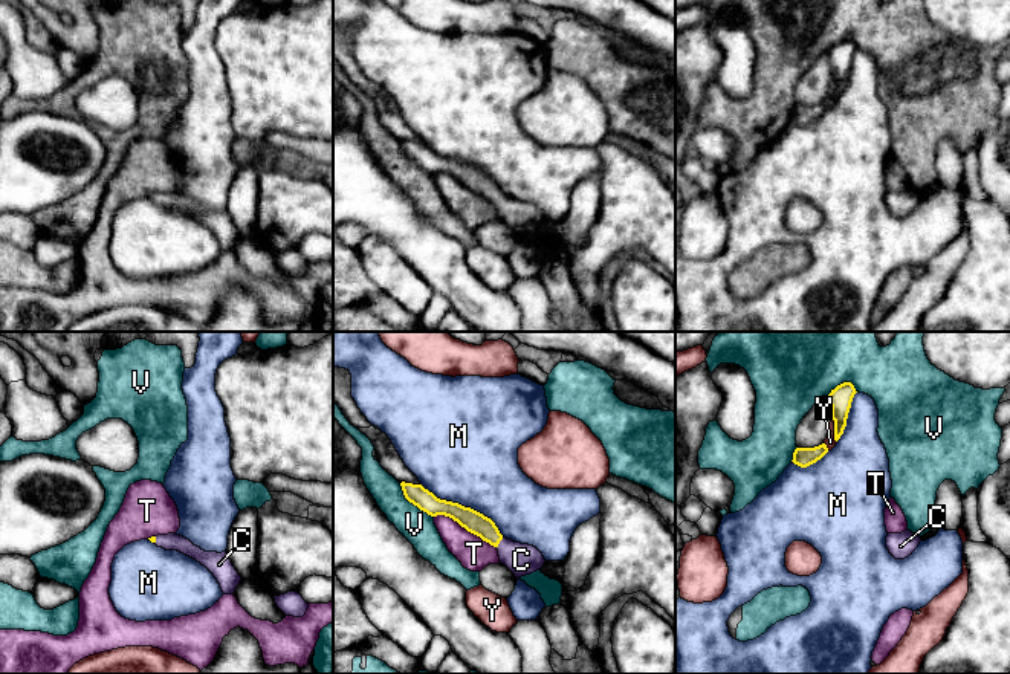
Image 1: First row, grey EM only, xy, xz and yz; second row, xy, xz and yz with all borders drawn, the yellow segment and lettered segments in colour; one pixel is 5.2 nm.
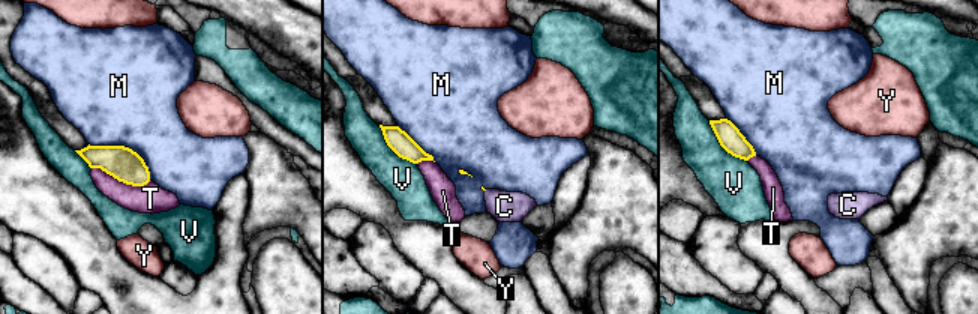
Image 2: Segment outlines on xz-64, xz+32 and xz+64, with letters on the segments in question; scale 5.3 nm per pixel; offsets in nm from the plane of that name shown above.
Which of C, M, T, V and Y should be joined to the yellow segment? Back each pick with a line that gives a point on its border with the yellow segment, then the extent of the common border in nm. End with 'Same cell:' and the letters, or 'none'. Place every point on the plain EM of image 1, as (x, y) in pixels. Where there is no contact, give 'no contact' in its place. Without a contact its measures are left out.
C: xz (498, 200) | 70 nm
Same cell: C

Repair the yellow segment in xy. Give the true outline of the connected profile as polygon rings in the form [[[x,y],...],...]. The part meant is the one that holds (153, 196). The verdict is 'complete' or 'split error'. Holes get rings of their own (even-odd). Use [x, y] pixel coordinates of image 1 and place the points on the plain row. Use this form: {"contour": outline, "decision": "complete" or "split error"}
{"contour": [[[176,191],[157,193],[148,197],[157,205],[165,208],[177,208],[205,223],[220,241],[223,252],[234,252],[237,243],[241,238],[241,234],[232,223],[226,209],[205,209],[194,203],[189,197]]], "decision": "split error"}

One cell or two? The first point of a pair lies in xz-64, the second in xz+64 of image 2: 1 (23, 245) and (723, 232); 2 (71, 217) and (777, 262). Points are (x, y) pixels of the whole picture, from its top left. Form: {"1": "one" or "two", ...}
{"1": "one", "2": "one"}

